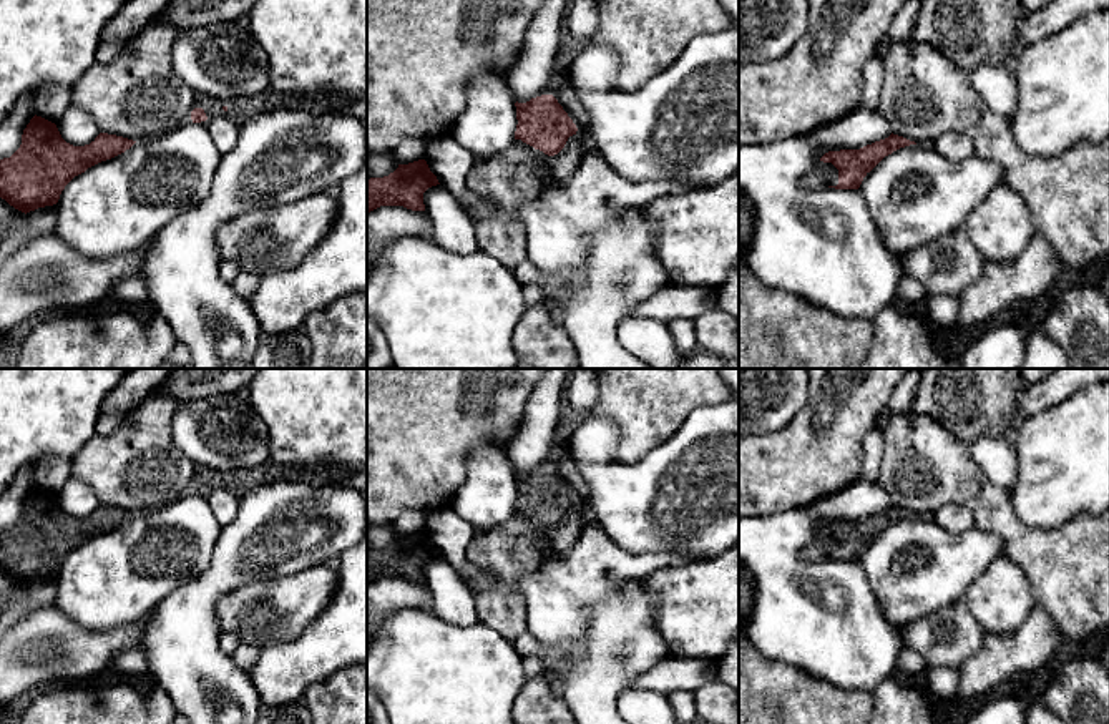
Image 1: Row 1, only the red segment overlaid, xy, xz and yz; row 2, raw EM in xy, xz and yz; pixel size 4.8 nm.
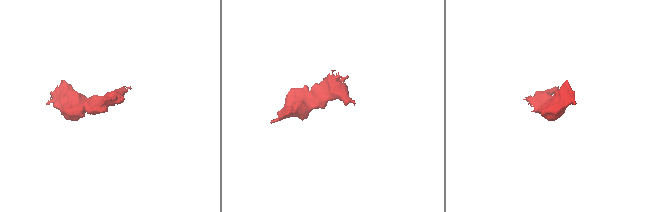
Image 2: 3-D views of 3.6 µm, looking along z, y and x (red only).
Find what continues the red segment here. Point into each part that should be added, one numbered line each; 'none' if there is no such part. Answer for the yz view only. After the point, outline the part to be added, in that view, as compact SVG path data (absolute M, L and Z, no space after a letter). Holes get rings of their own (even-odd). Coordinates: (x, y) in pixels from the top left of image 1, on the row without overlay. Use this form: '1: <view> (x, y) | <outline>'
1: yz (825, 547) | M820 533L815 541L800 551L807 561L822 561L838 556L838 541L832 535Z

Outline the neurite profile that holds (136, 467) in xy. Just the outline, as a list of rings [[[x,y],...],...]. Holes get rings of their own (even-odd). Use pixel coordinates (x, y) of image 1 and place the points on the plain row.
[[[166,394],[151,395],[115,432],[90,437],[70,458],[70,477],[91,487],[101,505],[133,513],[186,497],[198,467],[173,440],[178,405]]]

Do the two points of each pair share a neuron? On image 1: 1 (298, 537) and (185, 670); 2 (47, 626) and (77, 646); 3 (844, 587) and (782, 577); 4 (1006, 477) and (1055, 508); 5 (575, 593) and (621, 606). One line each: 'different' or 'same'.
1: same
2: same
3: same
4: different
5: different

